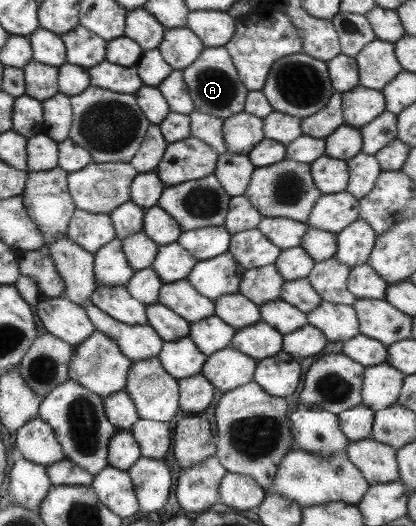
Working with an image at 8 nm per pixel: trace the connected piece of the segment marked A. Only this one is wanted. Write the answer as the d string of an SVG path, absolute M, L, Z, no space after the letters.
M224 46L204 47L197 59L186 69L181 70L180 73L185 86L187 86L187 94L193 102L193 110L219 117L222 120L235 113L243 112L248 89L245 89L243 83L239 81L231 57L229 57Z

